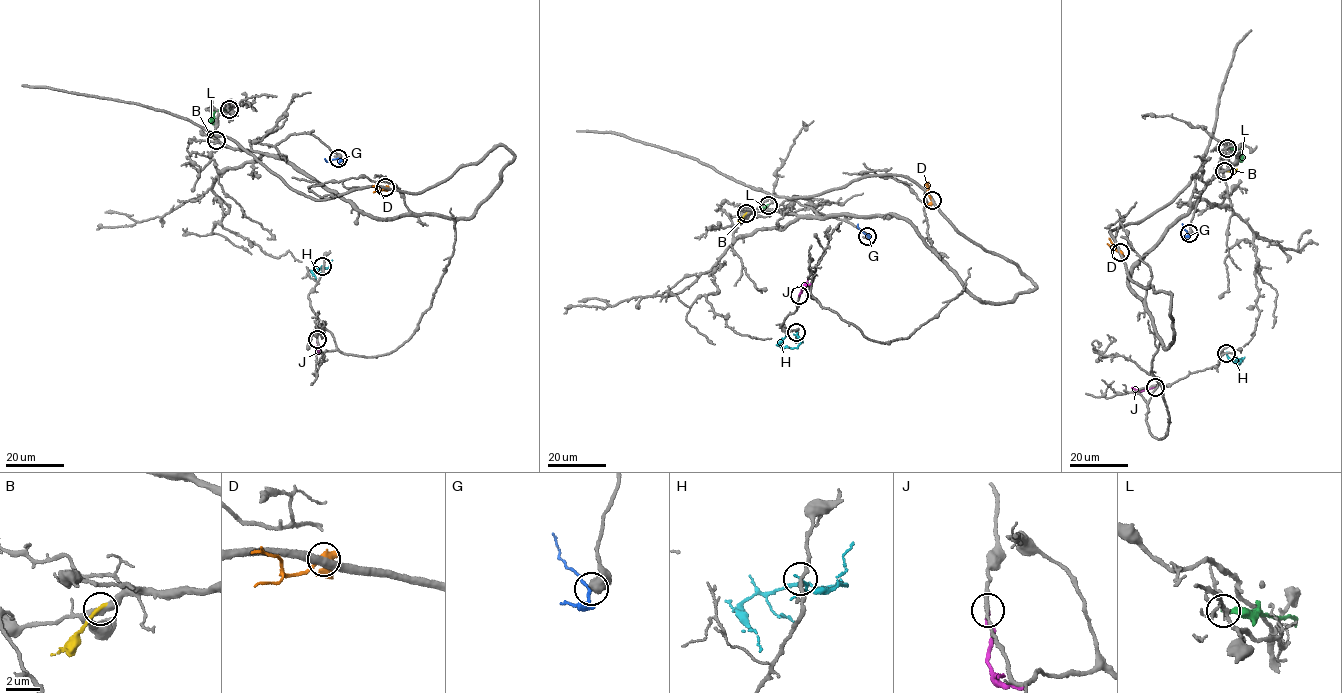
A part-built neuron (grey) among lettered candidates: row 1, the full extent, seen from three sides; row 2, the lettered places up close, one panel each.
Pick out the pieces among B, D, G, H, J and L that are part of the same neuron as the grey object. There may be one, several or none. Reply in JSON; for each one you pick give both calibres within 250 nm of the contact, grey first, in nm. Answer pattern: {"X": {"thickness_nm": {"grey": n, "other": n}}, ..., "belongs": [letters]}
{"belongs": []}

